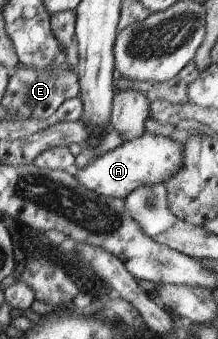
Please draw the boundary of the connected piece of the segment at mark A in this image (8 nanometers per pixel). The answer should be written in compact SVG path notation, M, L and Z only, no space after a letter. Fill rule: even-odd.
M144 131L139 137L124 140L115 149L97 156L74 173L74 180L87 191L103 197L122 200L140 185L164 183L174 176L181 165L182 144Z

